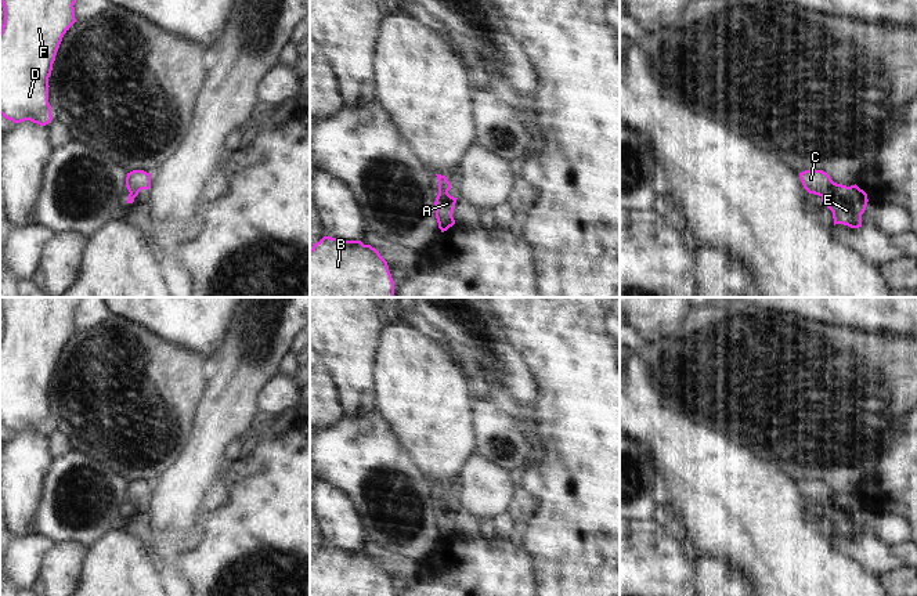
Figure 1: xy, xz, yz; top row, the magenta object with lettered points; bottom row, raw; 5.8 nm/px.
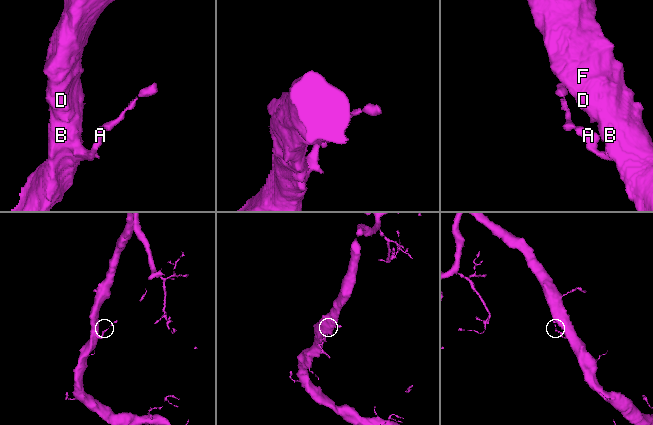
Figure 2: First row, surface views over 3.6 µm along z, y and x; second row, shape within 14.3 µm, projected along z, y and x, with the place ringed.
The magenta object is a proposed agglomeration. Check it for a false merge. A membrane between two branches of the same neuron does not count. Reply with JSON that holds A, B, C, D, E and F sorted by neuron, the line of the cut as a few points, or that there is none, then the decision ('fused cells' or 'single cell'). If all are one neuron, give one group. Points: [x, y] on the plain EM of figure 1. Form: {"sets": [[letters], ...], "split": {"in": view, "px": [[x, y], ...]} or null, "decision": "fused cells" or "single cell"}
{"sets": [["A", "B", "C", "D", "E", "F"]], "split": null, "decision": "single cell"}

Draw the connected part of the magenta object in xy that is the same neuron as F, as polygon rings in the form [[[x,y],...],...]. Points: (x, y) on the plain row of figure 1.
[[[0,297],[4,333],[0,342],[0,423],[14,433],[30,430],[46,436],[53,430],[48,387],[64,344],[76,332],[75,313],[80,297]]]

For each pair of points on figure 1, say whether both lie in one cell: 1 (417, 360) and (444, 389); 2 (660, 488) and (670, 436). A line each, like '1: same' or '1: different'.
1: same
2: different

